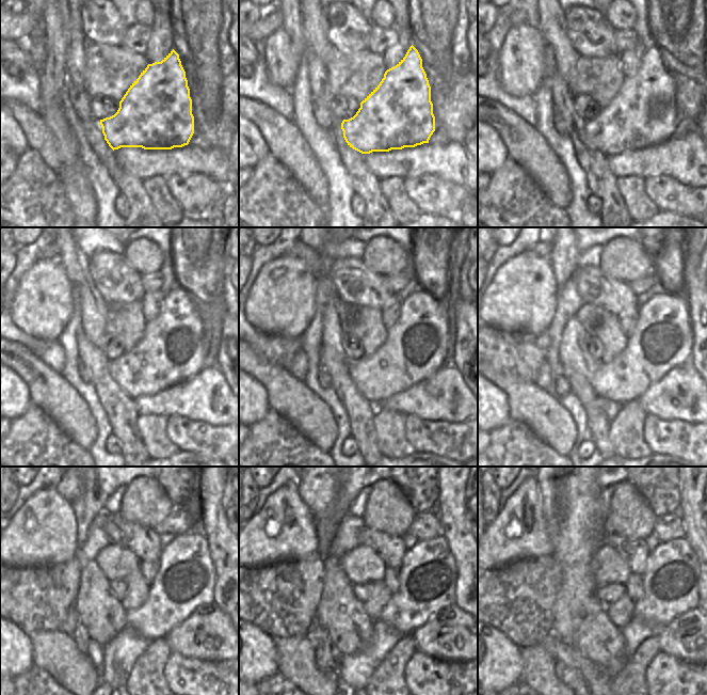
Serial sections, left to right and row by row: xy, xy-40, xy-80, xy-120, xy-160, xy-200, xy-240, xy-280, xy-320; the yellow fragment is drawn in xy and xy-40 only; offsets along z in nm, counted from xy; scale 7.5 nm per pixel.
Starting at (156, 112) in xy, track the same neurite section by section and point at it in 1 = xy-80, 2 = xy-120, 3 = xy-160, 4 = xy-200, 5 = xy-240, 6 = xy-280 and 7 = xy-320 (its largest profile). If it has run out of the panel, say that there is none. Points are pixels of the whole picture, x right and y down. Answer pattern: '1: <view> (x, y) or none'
1: xy-80 (643, 113)
2: xy-120 (172, 349)
3: xy-160 (421, 341)
4: xy-200 (662, 340)
5: xy-240 (185, 581)
6: xy-280 (428, 575)
7: xy-320 (670, 582)

